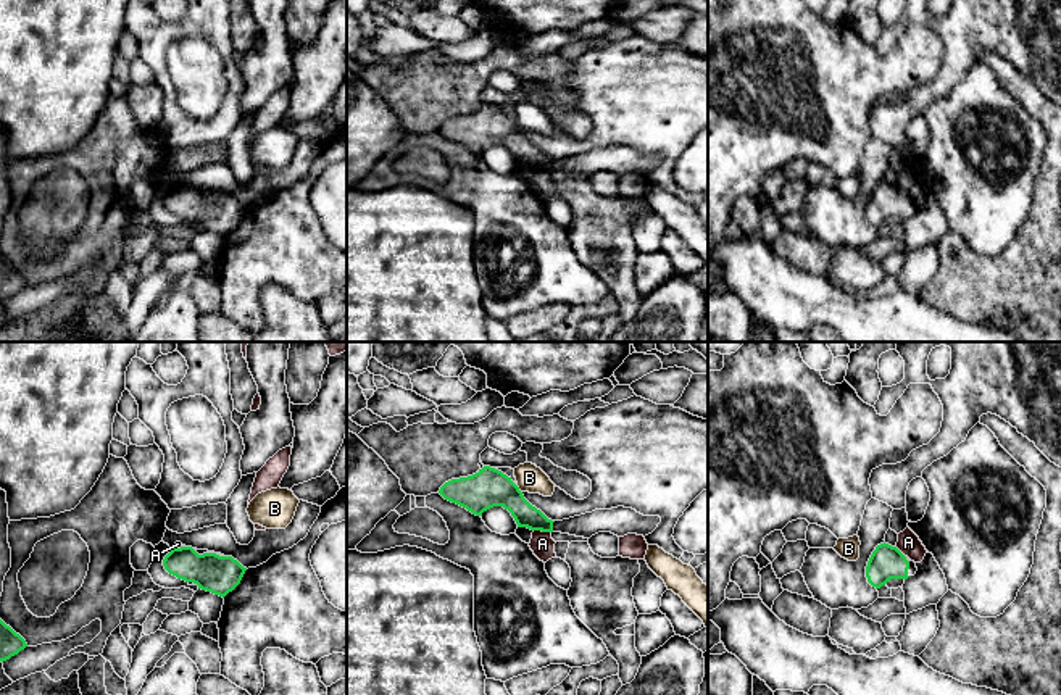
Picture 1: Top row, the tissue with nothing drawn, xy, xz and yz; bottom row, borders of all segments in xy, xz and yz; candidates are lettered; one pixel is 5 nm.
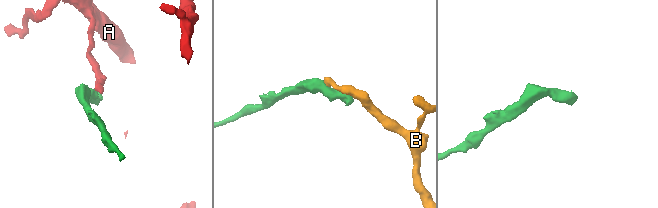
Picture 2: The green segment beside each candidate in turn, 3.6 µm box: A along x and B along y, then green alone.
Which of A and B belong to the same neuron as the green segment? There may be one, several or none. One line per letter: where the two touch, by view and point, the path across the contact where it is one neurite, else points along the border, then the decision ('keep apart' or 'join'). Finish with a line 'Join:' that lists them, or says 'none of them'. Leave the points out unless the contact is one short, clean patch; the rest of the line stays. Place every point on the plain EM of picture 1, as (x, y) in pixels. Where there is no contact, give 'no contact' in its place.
A: contact xz (542, 170); border xz (534, 168), (550, 171); keep apart
B: contact xz (518, 128); border xz (516, 124), (521, 131); keep apart
Join: none of them

